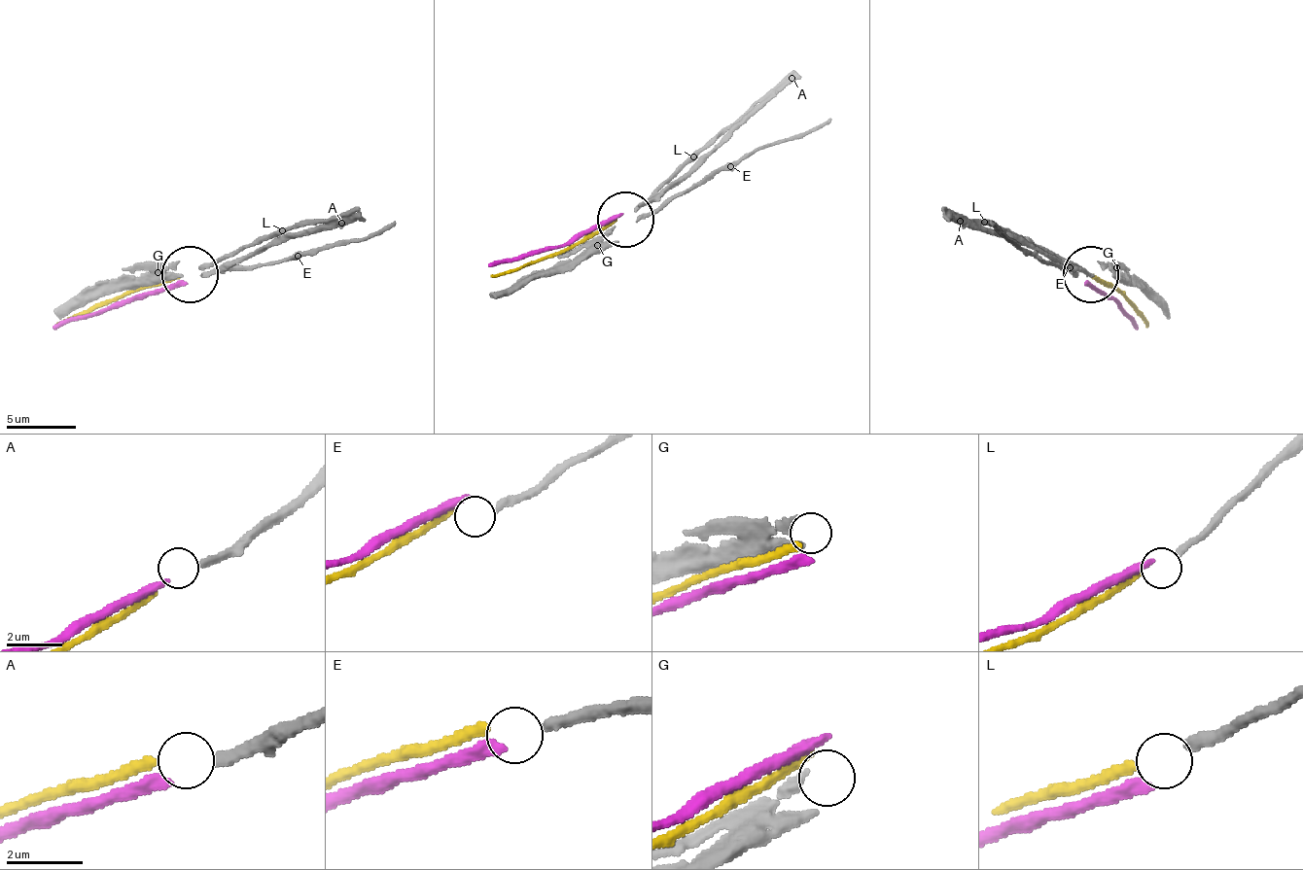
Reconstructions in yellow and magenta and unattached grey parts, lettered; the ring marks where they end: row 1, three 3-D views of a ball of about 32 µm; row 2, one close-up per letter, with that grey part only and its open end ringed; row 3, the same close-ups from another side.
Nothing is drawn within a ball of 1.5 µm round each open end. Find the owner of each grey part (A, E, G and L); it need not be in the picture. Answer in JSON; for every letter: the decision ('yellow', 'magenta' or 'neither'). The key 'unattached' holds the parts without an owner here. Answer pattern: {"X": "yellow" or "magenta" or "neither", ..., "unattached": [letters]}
{"A": "magenta", "E": "neither", "G": "neither", "L": "yellow", "unattached": ["E", "G"]}

